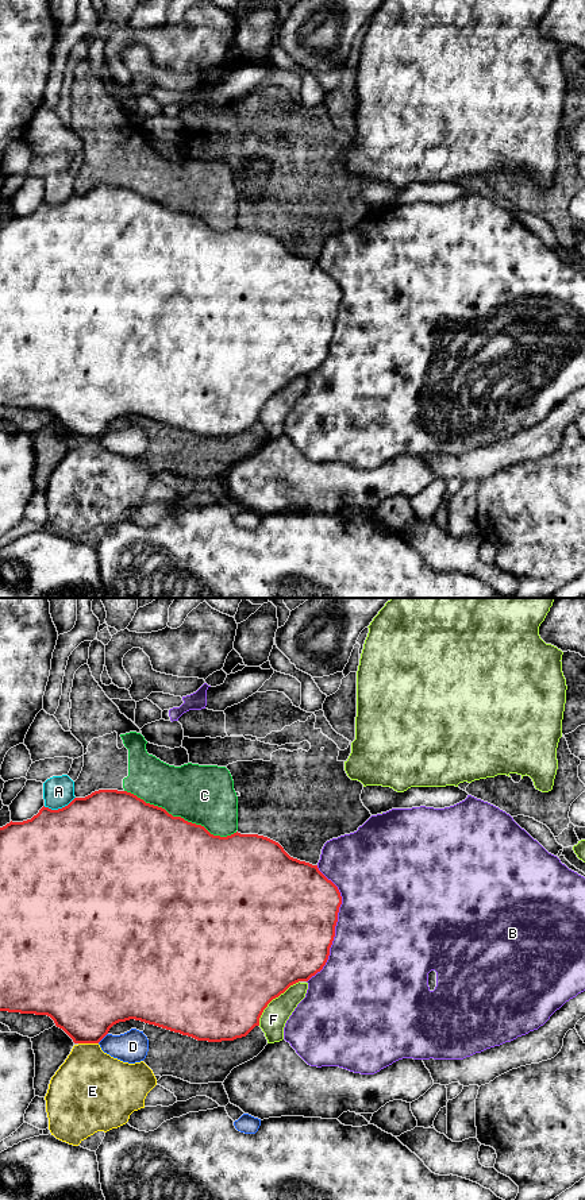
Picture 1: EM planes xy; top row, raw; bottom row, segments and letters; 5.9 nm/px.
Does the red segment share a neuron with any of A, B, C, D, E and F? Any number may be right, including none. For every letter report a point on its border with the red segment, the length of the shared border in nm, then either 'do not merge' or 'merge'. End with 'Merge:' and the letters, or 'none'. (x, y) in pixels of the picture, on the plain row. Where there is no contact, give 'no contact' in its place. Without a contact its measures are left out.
A: xy (58, 204) | 200 nm | do not merge
B: xy (335, 320) | 700 nm | do not merge
C: xy (180, 212) | 700 nm | do not merge
D: xy (102, 433) | 90 nm | do not merge
E: xy (88, 438) | 120 nm | do not merge
F: xy (273, 393) | 360 nm | do not merge
Merge: none

